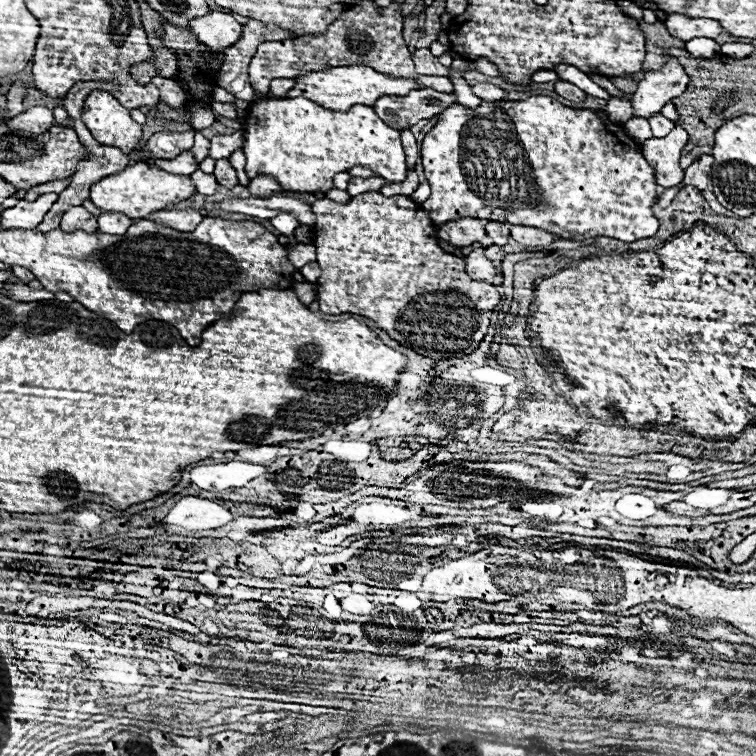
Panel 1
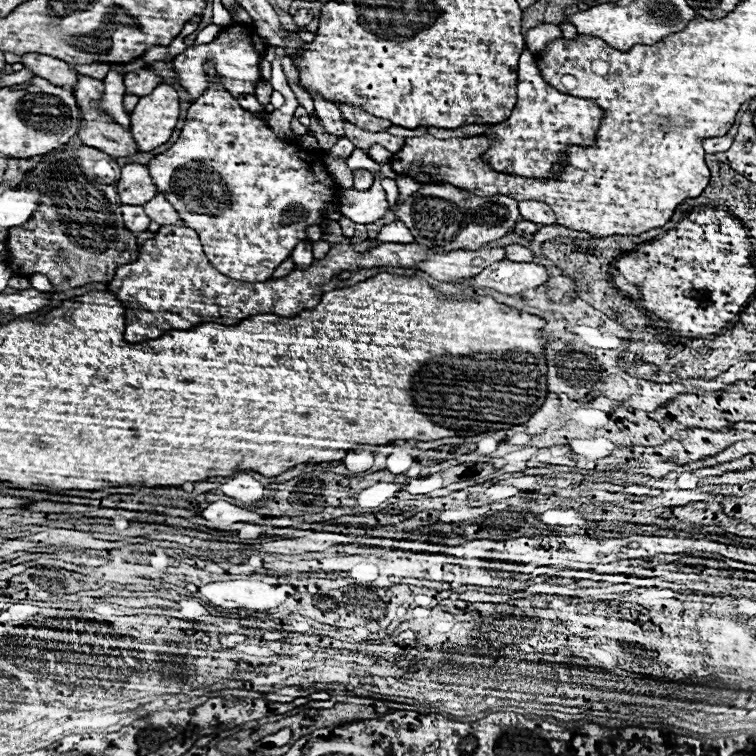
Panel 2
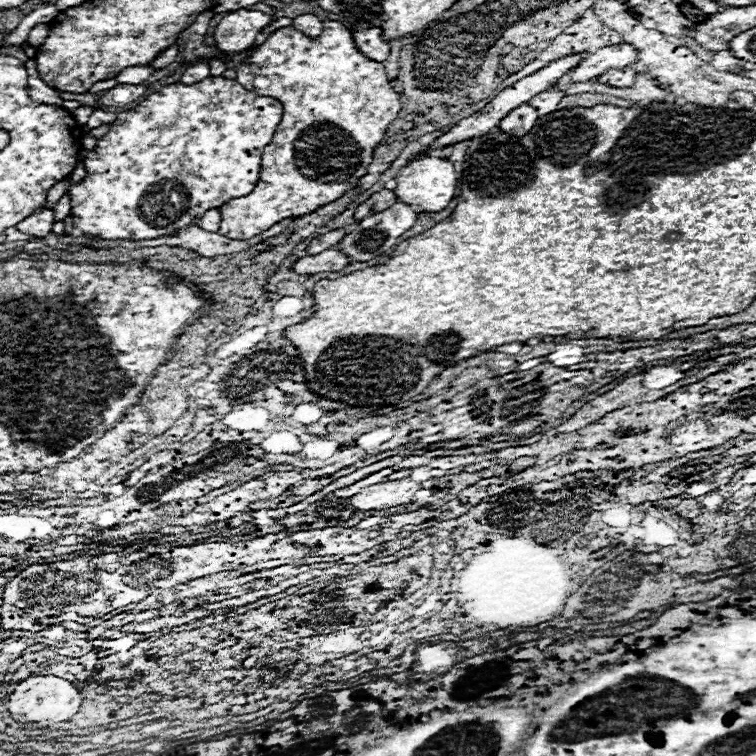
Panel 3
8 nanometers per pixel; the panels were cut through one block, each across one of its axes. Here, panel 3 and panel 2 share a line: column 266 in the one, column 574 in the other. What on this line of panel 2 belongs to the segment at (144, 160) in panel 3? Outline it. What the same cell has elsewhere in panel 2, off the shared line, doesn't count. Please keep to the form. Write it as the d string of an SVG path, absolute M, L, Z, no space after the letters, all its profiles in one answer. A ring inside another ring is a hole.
M524 50L518 64L518 102L508 120L486 132L492 138L492 148L482 156L494 170L524 178L550 178L562 168L560 154L566 146L590 146L594 142L602 110L584 98L552 90L536 68L534 54Z

